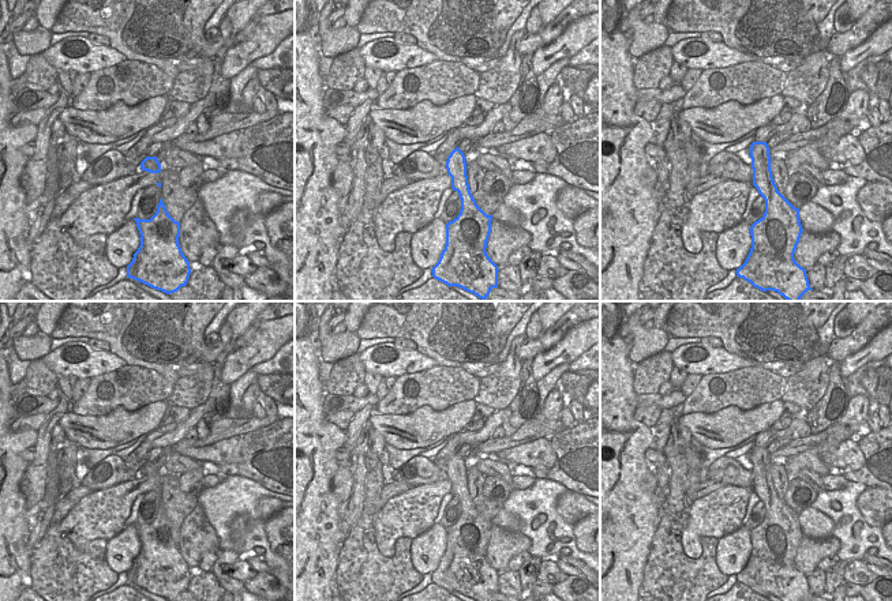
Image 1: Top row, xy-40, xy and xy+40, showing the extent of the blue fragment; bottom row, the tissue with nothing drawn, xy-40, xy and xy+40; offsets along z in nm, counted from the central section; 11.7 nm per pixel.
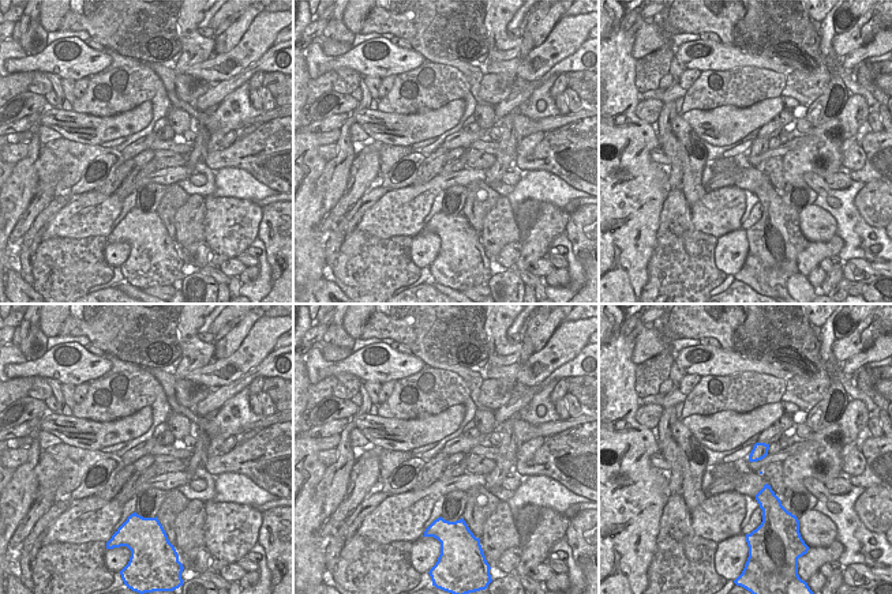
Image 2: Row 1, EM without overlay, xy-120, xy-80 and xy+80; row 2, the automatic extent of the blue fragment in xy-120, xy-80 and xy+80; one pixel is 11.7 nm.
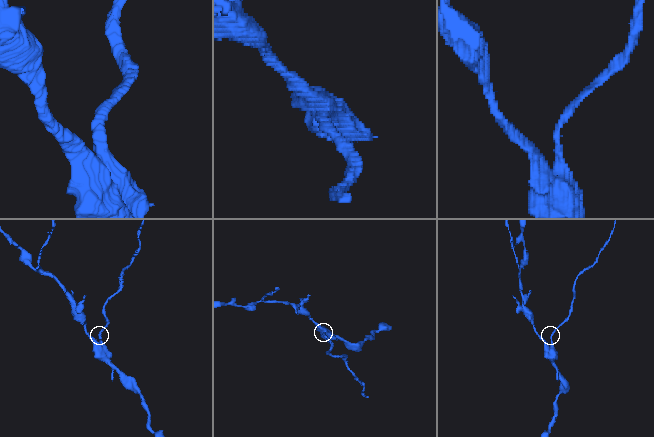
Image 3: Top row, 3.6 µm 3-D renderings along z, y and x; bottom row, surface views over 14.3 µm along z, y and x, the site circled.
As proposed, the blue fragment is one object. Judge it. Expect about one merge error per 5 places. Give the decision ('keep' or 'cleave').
cleave

